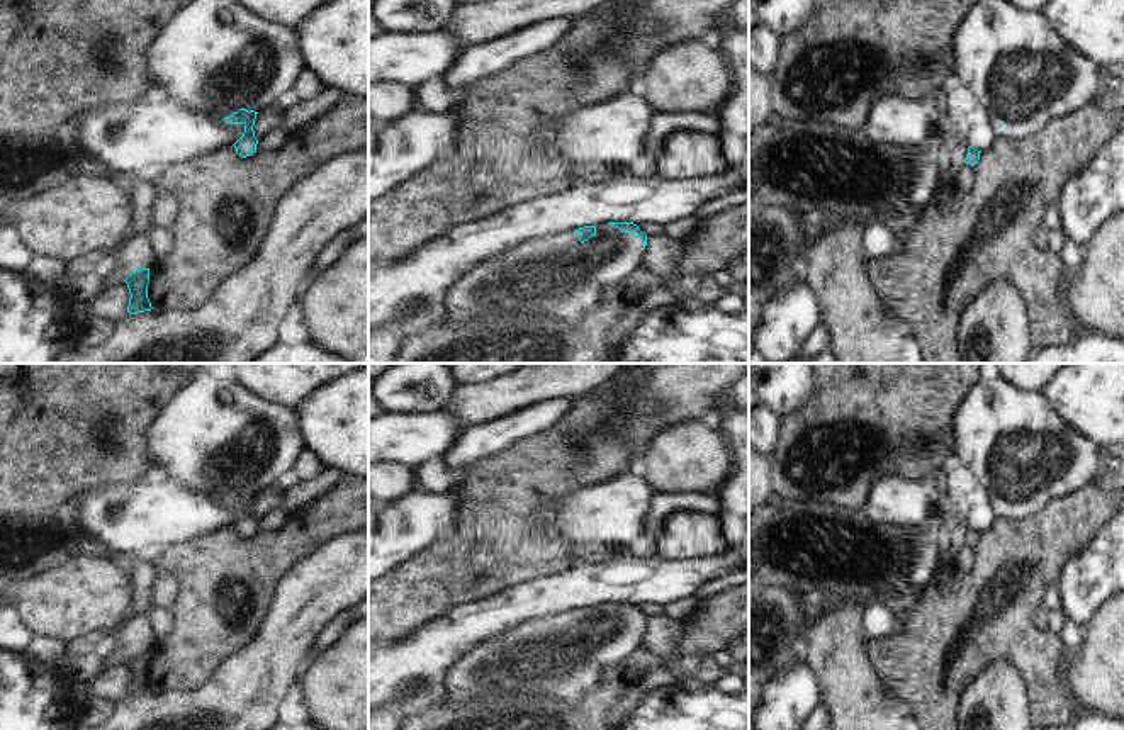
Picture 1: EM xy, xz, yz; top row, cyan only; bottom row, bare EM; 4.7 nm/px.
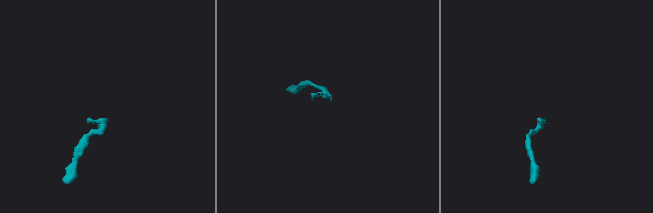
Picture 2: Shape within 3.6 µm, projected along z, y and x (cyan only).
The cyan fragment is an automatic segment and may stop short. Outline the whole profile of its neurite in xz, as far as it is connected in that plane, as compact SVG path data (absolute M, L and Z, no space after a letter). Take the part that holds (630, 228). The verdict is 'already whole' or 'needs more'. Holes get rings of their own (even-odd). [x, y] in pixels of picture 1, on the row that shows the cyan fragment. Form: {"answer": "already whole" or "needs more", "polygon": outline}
{"answer": "needs more", "polygon": "M633 222L584 226L528 239L460 280L448 292L443 323L464 324L475 316L499 314L530 319L557 316L574 326L596 304L604 285L623 280L640 267L645 246L647 234Z"}

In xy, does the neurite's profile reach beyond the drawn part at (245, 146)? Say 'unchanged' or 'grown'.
grown

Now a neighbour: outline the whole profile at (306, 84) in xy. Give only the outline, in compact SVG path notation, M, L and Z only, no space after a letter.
M302 68L294 78L292 90L297 98L312 98L324 83L318 78L312 68Z

